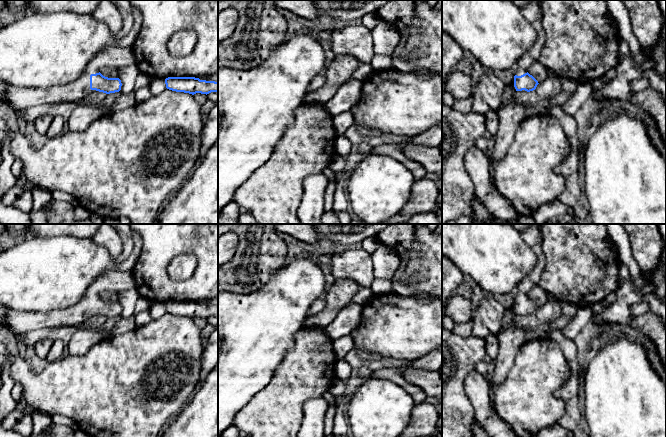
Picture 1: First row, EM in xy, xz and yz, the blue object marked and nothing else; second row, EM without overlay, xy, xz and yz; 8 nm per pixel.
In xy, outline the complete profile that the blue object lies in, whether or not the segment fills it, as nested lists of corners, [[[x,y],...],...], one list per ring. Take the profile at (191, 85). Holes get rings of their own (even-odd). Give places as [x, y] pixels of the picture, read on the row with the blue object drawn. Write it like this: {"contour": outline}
{"contour": [[[168,77],[165,79],[166,88],[176,92],[189,94],[209,94],[218,93],[218,82],[200,80],[195,77]]]}

